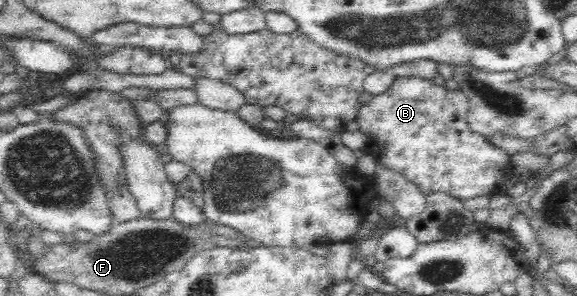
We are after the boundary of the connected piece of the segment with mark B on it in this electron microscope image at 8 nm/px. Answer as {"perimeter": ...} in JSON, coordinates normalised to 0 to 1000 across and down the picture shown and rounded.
{"perimeter":[[[709,260],[686,267],[669,314],[646,324],[622,368],[619,399],[622,443],[634,456],[634,510],[645,510],[676,571],[695,584],[721,622],[737,659],[768,652],[802,679],[828,659],[846,659],[867,598],[882,598],[884,534],[830,449],[821,449],[809,412],[811,331],[797,304],[776,304],[744,267]]]}

